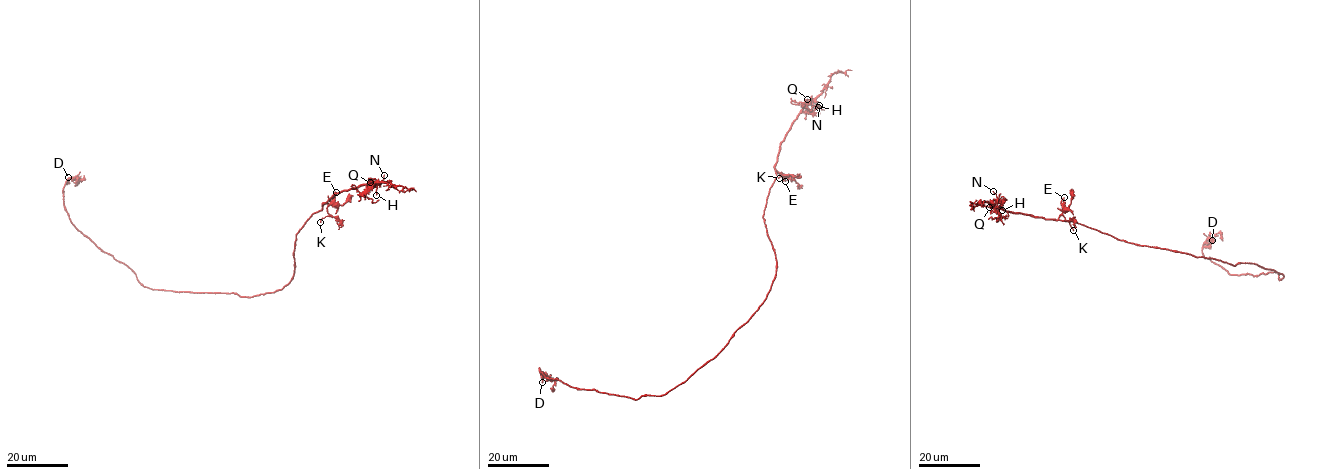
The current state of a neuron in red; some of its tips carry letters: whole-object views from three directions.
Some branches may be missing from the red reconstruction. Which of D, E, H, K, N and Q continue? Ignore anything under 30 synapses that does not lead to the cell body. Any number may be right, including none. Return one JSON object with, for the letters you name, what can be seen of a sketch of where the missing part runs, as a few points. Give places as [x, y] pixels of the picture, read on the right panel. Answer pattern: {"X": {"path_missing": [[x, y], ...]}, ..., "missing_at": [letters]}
{"Q": {"path_missing": [[989, 207], [991, 212], [971, 206], [961, 208], [948, 218], [938, 237], [916, 247]]}, "missing_at": ["Q"]}

